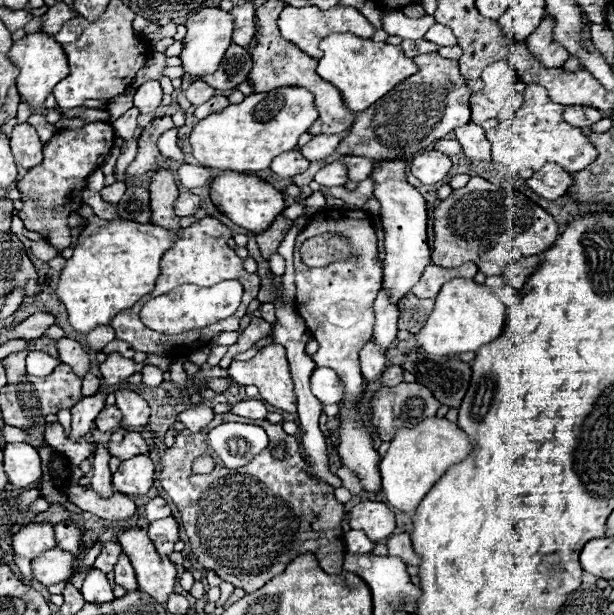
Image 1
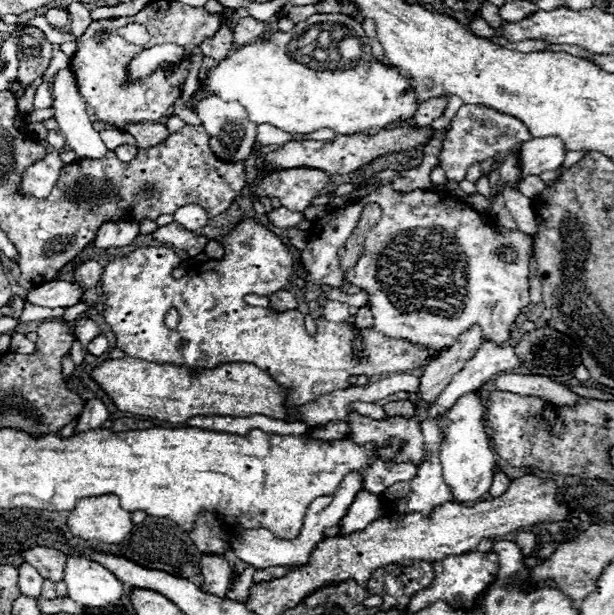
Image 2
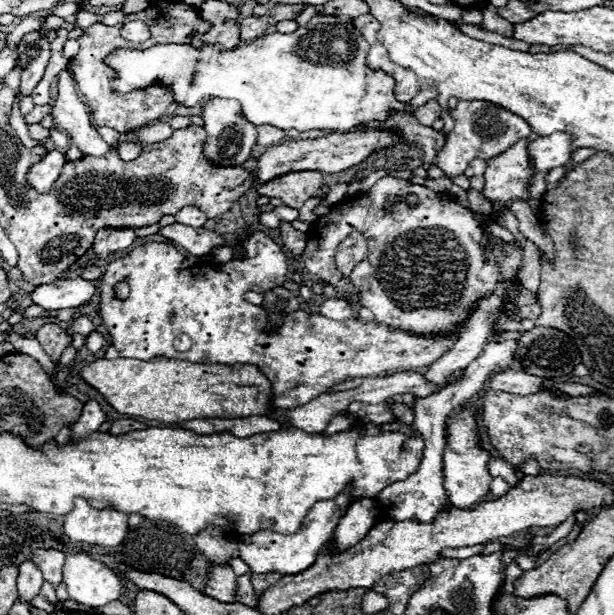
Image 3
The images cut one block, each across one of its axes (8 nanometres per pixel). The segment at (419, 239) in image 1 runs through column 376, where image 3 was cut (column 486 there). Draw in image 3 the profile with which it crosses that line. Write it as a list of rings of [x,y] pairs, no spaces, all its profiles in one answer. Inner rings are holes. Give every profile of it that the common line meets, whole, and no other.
[[[528,136],[508,148],[508,152],[486,160],[488,166],[484,172],[482,196],[492,204],[502,202],[506,204],[506,210],[510,210],[512,200],[530,200],[528,186],[536,174],[528,156],[528,144],[532,138],[534,136]]]

